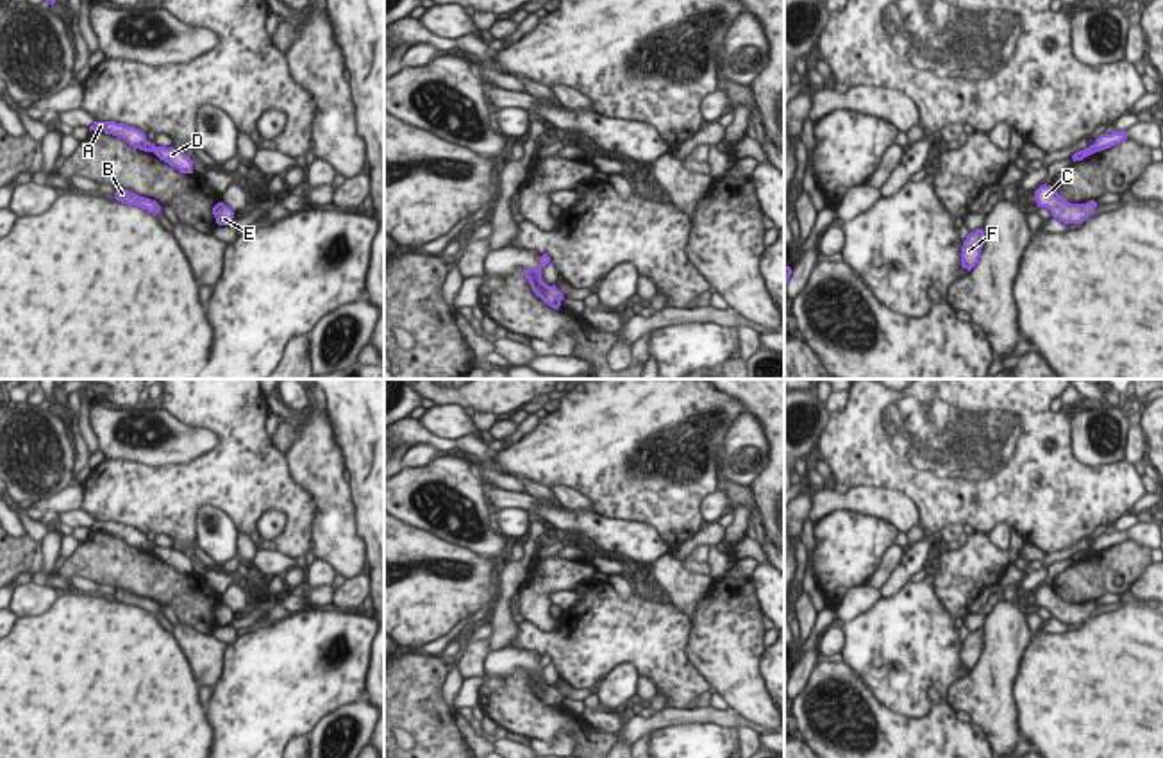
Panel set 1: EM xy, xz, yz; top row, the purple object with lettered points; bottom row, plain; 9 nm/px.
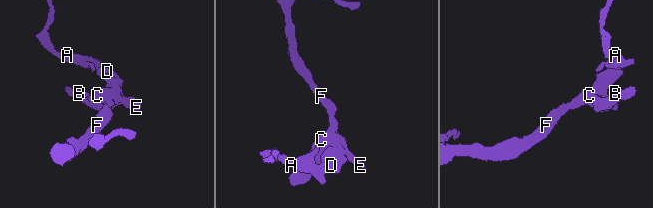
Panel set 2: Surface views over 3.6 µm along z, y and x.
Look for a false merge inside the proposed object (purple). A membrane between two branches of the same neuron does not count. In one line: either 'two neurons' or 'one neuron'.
two neurons

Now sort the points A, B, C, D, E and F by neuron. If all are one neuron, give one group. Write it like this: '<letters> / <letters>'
A / B C D E F

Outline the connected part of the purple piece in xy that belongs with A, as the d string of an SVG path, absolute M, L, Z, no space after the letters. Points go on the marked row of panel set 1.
M95 122L89 131L104 131L105 134L118 136L130 147L145 152L152 152L152 148L155 147L146 139L146 134L143 131L116 122Z

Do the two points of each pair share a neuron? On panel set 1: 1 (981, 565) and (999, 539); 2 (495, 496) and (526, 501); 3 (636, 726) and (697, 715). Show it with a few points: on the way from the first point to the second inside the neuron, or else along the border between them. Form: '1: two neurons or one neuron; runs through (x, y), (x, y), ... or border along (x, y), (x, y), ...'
1: two neurons; border along (987, 537), (1003, 551), (1008, 551)
2: one neuron; runs through (502, 499), (518, 499)
3: one neuron; runs through (651, 723), (669, 715), (683, 715)

